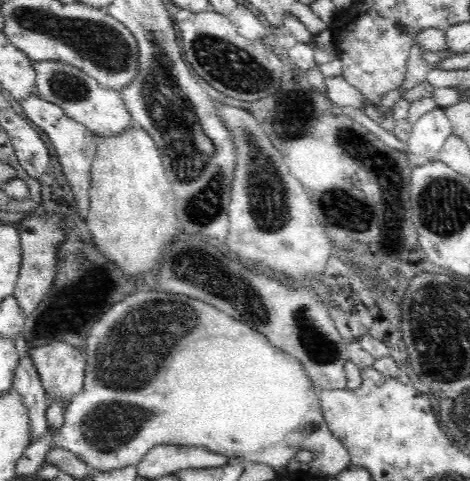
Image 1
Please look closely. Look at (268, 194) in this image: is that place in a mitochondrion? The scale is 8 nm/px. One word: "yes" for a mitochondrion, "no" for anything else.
yes

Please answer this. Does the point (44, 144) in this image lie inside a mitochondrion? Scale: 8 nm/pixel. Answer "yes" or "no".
no

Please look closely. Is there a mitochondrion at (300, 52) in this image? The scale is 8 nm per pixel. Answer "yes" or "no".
no

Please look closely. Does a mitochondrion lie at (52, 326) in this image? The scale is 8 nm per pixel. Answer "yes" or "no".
no

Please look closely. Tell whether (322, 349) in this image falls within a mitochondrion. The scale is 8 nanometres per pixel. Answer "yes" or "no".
yes

